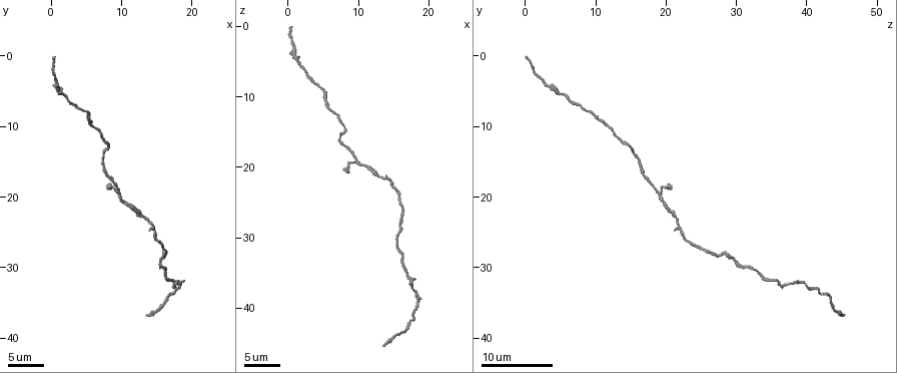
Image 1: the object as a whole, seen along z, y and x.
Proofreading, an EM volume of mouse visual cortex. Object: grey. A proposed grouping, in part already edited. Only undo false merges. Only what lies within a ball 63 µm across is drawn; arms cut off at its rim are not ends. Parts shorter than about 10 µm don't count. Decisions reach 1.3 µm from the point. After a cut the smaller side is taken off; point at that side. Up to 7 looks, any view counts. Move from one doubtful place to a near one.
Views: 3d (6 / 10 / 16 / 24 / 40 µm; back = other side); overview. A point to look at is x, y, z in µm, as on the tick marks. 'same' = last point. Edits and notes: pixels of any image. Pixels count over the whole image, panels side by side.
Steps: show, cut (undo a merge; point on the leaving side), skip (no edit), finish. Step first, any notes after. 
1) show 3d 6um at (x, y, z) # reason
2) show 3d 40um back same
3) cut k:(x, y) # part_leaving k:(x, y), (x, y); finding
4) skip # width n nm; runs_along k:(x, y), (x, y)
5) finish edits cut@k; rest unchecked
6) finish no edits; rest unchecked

show 3d 6um at (13.5, 23.0, 21.5) # thick turns thin

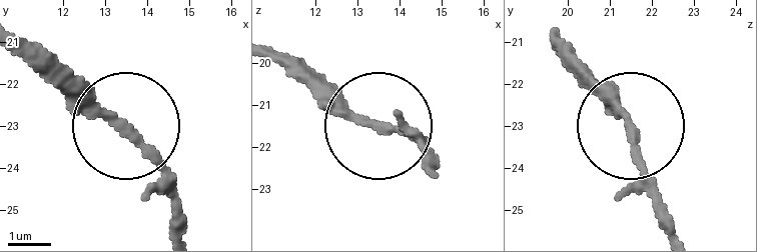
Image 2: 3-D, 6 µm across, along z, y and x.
skip # width 210 nm; runs_along 2:(591, 88), (624, 120), (659, 210); continuous, no second neuron

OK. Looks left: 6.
show 3d 10um at (9.5, 19.5, 19.0) # three arms meet

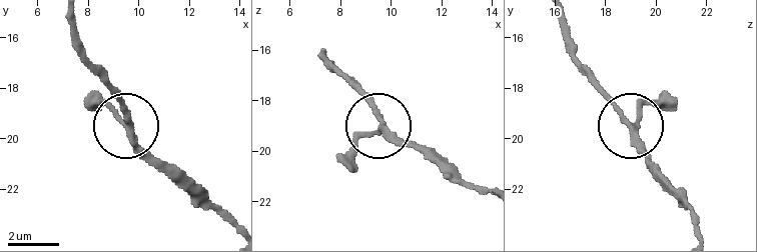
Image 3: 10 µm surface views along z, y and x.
show 3d 10um back at (9.6, 19.6, 19.1)

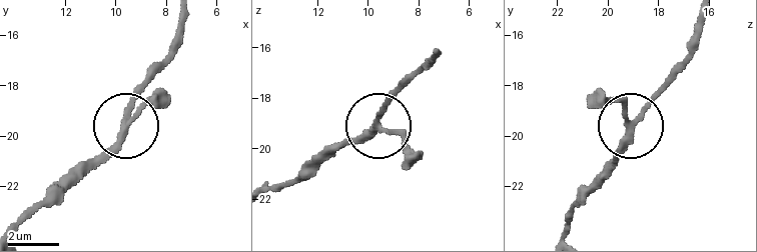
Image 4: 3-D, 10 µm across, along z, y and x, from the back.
skip # width 210 nm; runs_along 4:(63, 186), (119, 135), (143, 85); continuous, no second neuron

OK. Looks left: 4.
show 3d 10um at (5.5, 10.0, 11.5)

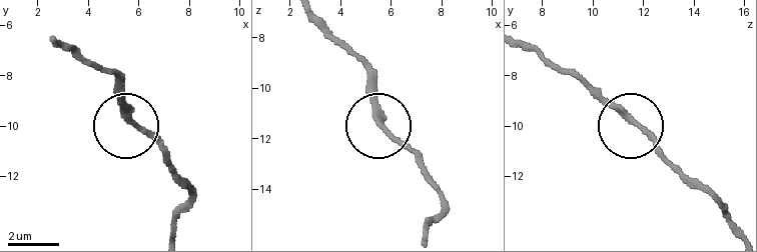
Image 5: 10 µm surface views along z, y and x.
skip # width 220 nm; runs_along 5:(426, 229), (443, 197), (424, 165), (381, 126), (379, 77); all the same neuron

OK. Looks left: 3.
finish no edits; rest unchecked

